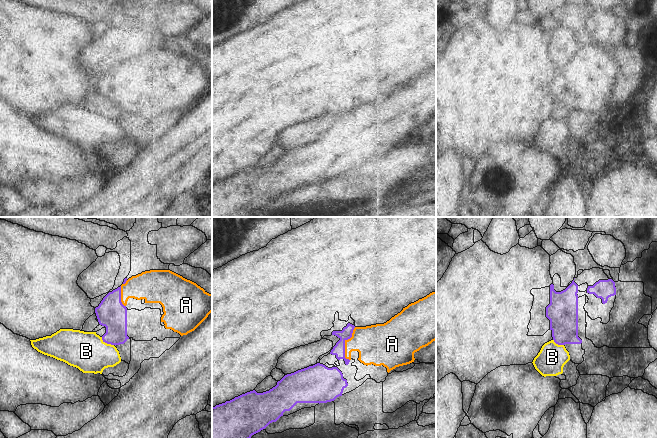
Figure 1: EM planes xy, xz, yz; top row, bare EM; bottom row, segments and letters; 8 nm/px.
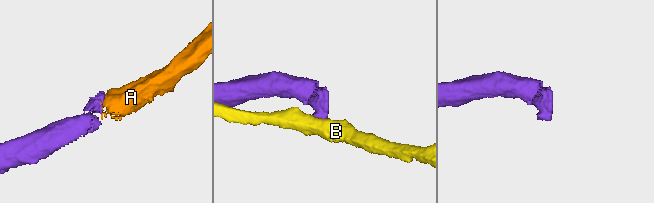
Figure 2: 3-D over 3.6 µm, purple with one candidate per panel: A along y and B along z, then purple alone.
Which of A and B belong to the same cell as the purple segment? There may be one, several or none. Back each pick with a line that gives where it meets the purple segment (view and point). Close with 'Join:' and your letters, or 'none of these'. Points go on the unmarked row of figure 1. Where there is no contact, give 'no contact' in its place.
A: meets purple in xz at (344, 120)
Join: A

